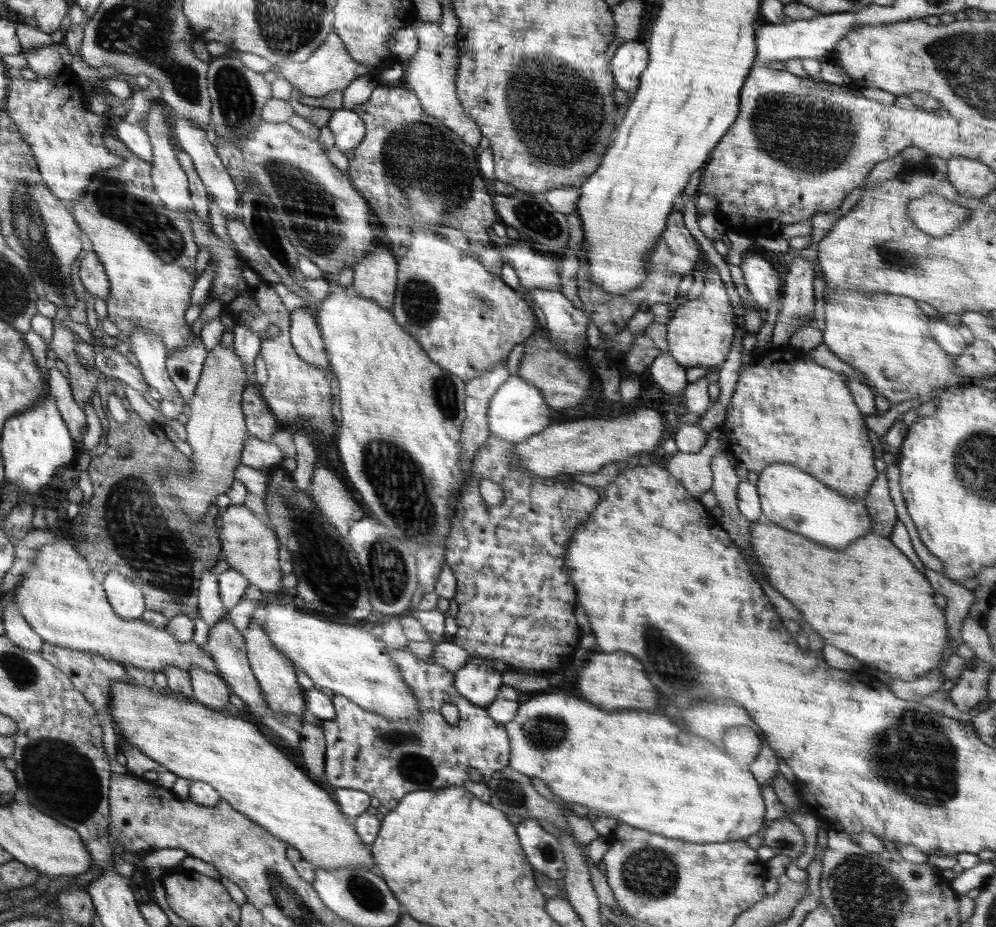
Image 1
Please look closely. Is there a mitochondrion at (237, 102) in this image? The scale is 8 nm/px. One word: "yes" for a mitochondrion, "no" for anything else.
yes

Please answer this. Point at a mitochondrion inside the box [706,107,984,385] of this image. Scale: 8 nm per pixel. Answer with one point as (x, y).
(891, 254)

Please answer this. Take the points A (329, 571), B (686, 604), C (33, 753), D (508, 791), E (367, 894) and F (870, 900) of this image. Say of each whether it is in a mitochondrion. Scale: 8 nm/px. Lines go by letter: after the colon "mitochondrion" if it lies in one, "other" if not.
A: mitochondrion
B: other
C: mitochondrion
D: mitochondrion
E: mitochondrion
F: mitochondrion

